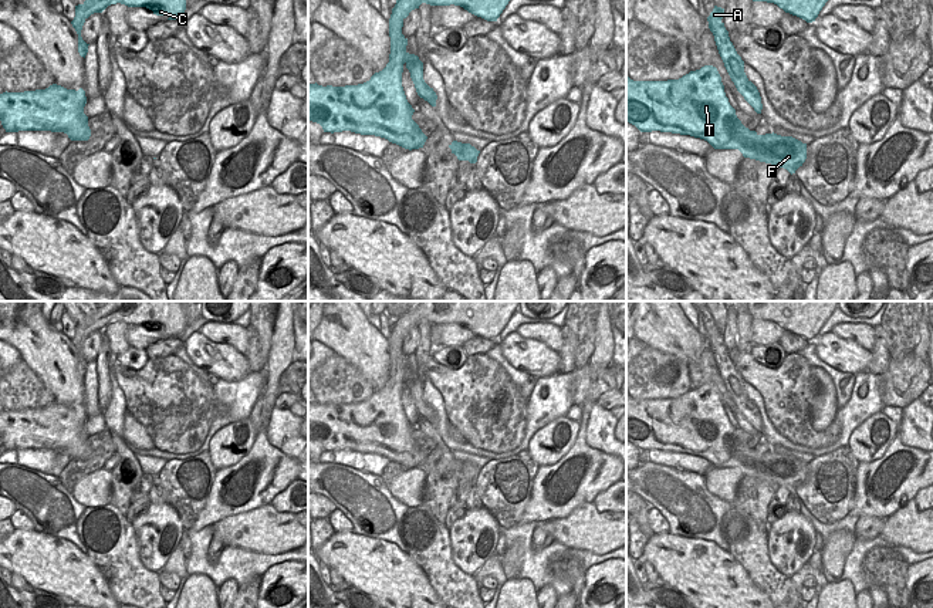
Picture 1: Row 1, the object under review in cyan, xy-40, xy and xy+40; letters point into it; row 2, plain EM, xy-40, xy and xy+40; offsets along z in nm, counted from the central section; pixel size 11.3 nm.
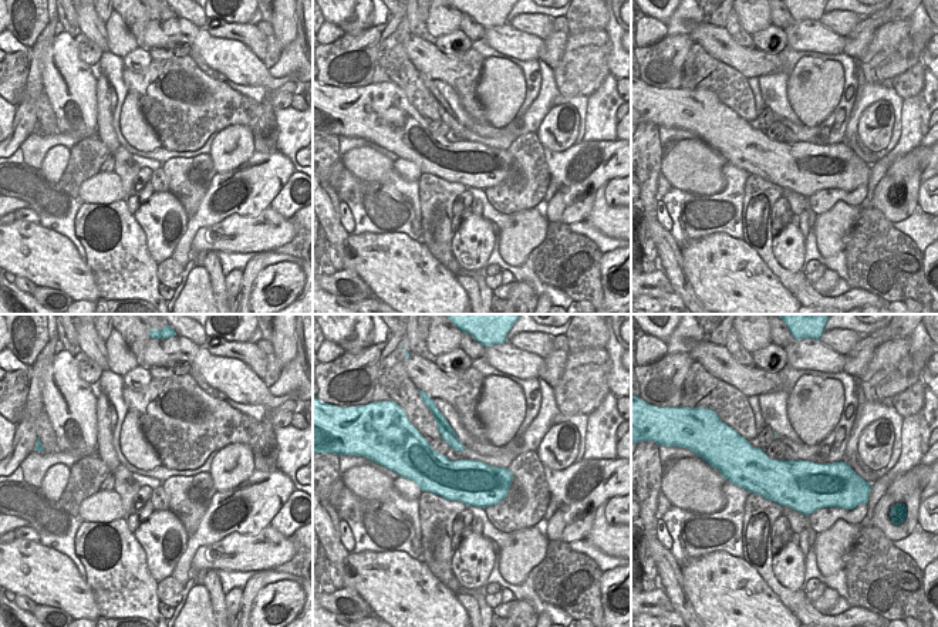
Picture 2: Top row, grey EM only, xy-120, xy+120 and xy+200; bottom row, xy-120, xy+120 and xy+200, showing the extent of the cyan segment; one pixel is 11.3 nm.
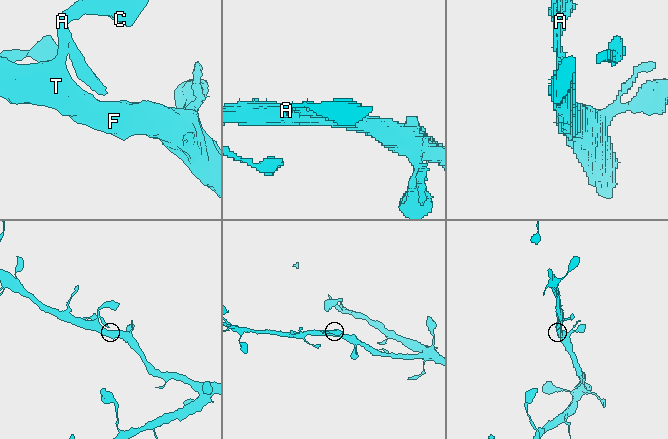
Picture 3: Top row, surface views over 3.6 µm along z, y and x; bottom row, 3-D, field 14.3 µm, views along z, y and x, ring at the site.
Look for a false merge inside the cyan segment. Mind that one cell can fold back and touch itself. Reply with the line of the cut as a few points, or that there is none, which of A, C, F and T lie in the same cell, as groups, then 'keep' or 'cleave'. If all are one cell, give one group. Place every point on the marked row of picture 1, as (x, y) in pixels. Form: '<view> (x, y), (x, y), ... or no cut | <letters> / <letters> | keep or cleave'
no cut | A C F T | keep

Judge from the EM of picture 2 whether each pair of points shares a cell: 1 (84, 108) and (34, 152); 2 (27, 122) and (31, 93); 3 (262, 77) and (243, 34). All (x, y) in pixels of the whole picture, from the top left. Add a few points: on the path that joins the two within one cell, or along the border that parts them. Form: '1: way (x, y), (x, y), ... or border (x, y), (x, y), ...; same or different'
1: border (57, 131), (77, 141); different
2: way (27, 115), (30, 100); same
3: border (219, 37), (242, 41), (262, 61); different

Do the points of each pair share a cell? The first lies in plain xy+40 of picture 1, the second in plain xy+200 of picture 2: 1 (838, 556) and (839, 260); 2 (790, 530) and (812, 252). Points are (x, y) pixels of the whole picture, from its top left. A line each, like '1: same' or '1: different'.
1: different
2: different

